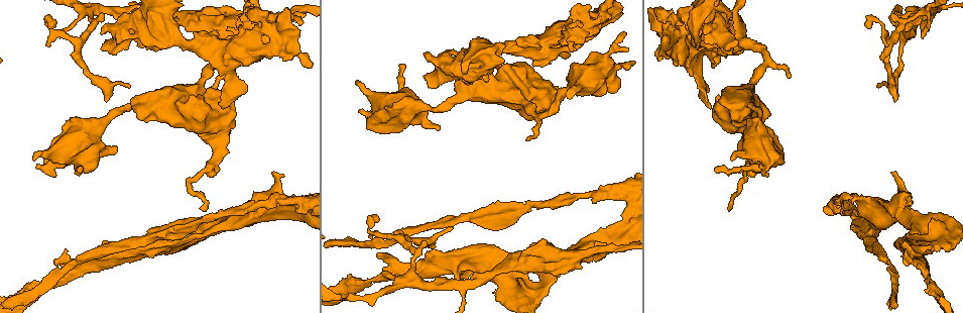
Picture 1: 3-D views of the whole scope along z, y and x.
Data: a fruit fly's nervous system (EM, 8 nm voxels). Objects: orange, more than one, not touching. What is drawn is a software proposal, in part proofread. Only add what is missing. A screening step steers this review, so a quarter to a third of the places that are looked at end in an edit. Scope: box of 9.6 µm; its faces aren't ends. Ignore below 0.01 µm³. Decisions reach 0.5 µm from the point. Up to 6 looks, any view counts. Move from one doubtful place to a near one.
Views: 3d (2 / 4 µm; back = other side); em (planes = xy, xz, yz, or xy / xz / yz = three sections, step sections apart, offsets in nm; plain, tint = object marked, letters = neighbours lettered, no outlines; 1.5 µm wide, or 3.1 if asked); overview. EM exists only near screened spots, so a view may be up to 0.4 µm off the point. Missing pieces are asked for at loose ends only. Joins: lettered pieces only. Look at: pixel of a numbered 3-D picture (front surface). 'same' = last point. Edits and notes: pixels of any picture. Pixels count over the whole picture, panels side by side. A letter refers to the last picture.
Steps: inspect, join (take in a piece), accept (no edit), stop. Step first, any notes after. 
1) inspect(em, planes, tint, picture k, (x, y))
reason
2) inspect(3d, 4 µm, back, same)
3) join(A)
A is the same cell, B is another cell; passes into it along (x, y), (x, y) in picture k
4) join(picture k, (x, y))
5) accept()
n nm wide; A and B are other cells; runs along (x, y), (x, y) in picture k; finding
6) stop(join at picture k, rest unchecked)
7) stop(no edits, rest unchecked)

inspect(em, yz, step 8, letters, picture 1, (727, 209))
free end

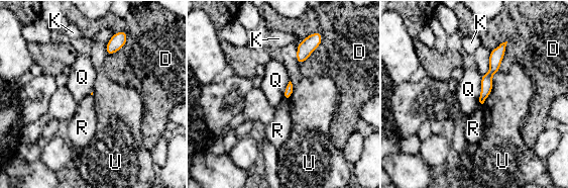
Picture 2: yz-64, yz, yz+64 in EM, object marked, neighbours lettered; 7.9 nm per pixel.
accept()
U touches over 300 nm; D, K, Q, R and U are other cells; border along (284, 98), (288, 101) in picture 2; none of them fits

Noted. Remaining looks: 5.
inspect(em, planes, plain, picture 1, (921, 36))
thin end

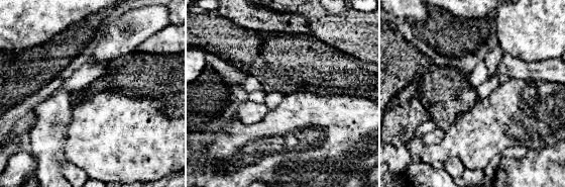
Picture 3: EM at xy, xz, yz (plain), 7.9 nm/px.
inspect(em, planes, letters, same)
see the neighbours

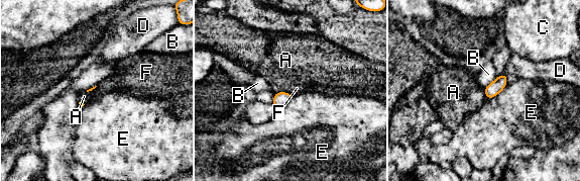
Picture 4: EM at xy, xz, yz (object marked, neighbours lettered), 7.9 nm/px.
accept()
A, B, C, D, E and F are other cells; none of them fits

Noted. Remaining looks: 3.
inspect(em, planes, letters, picture 1, (428, 247))
free end

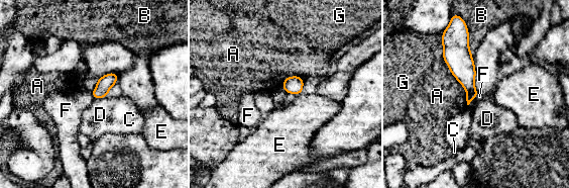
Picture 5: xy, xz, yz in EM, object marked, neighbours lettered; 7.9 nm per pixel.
accept()
A, B, C, D, E, F and G are other cells; no lettered piece goes on from it

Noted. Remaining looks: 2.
stop(no edits, rest unchecked)

